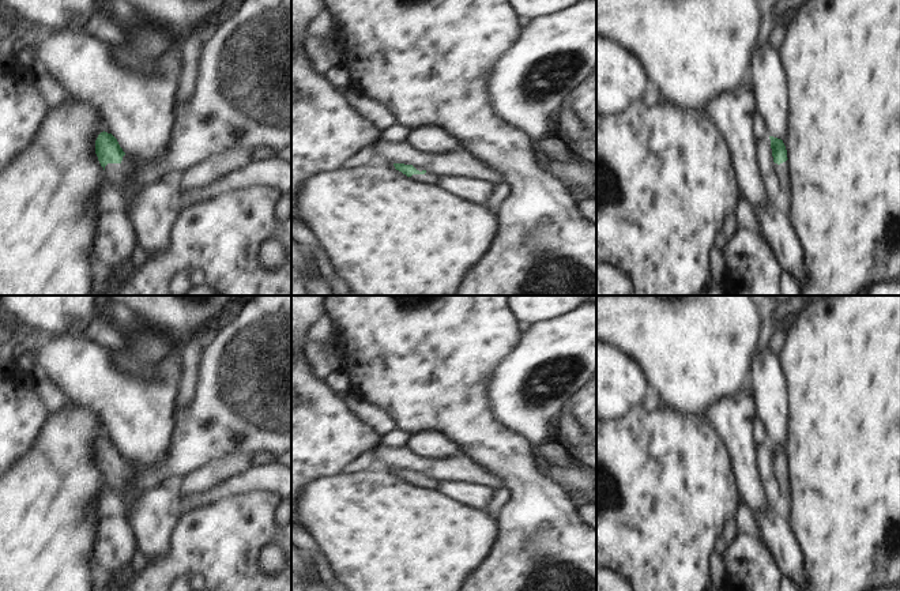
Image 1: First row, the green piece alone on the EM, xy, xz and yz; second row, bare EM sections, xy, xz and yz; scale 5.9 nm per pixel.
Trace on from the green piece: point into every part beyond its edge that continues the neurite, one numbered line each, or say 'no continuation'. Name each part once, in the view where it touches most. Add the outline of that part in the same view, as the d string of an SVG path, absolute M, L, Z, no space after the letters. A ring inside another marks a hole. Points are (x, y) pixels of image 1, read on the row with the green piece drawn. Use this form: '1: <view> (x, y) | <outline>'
1: xy (119, 176) | M127 155L123 157L120 163L108 163L105 166L105 180L108 185L112 185L125 200L125 212L129 215L138 192L143 188L133 185L131 177L133 173L133 165Z

